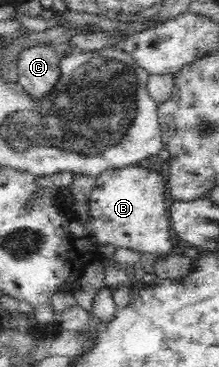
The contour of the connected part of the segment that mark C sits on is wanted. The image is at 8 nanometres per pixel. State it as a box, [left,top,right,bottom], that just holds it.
[17,44,61,102]

